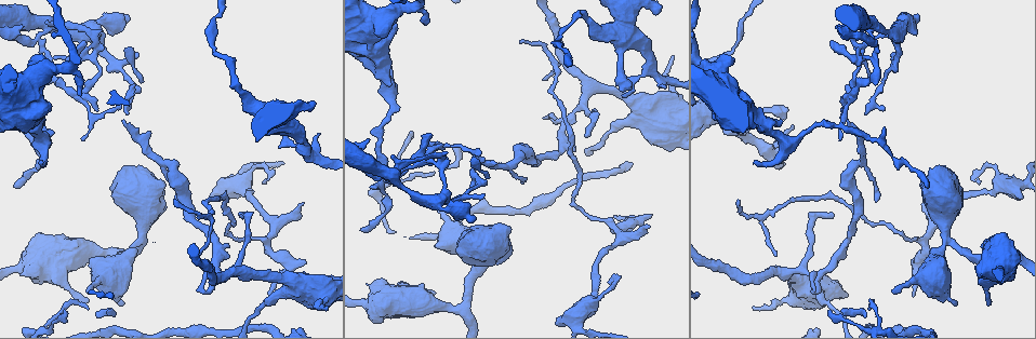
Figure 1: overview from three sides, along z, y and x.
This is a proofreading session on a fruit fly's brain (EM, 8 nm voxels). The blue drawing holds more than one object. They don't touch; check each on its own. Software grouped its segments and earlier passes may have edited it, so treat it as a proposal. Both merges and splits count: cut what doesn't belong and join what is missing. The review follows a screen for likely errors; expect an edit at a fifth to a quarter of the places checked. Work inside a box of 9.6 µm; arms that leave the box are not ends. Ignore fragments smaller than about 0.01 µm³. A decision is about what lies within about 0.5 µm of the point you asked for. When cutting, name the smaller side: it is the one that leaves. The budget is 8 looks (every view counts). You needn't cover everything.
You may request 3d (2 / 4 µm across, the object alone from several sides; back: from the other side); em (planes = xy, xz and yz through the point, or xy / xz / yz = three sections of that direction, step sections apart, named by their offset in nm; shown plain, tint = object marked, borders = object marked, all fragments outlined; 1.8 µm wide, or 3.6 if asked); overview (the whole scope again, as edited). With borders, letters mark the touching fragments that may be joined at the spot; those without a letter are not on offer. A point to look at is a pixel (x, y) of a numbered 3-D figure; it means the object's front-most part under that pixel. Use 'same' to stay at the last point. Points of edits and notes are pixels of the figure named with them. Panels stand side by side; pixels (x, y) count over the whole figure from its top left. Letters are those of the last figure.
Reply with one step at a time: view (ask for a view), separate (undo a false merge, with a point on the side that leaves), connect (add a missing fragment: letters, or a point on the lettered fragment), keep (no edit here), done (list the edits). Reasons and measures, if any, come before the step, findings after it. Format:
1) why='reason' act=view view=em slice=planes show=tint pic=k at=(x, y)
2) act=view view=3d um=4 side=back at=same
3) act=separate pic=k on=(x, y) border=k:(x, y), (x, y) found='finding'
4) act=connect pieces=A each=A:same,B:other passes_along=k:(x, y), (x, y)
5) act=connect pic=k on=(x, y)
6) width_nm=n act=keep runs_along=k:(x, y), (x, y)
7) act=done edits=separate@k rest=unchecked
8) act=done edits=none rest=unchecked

why='thick turns thin' act=view view=3d um=4 pic=1 at=(795, 280)

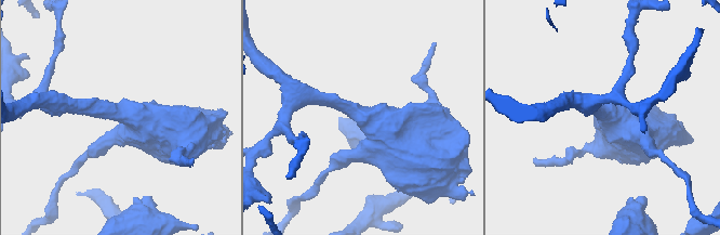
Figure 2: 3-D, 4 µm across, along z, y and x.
arm_widths_nm=240,650 why='shape alone is not enough' act=view view=em slice=yz step=4 show=tint pic=2 at=(351, 111)

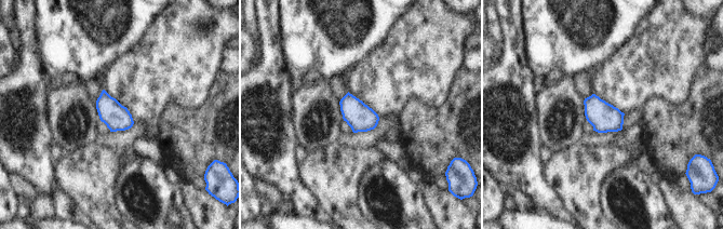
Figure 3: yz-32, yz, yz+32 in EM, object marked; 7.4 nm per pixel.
act=view view=em slice=planes show=borders at=same

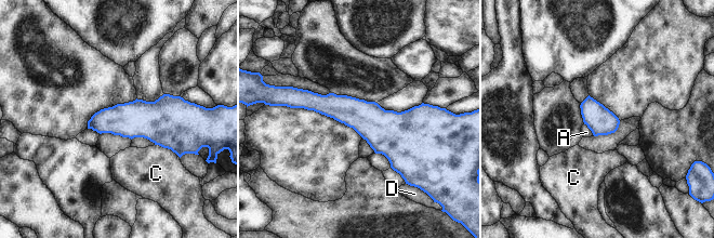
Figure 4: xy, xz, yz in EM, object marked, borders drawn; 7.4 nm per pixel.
act=keep each=A:other,C:other,D:other runs_along=4:(296, 102), (370, 120), (424, 113) found='continuous, no second cell'

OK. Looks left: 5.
why='branch stops here' act=view view=3d um=4 pic=1 at=(737, 201)

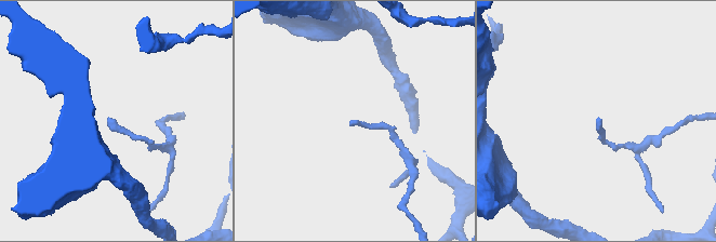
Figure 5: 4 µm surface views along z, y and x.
why='shape alone is not enough' act=view view=em slice=xz step=4 show=borders pic=5 at=(107, 118)

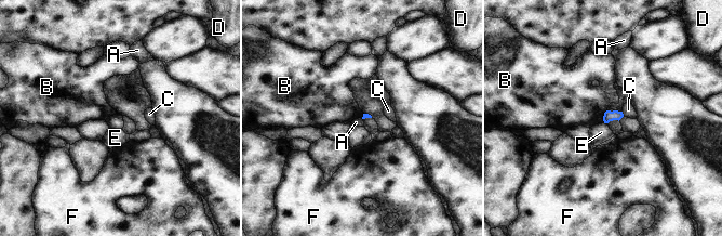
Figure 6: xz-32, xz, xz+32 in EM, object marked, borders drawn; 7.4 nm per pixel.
why='another direction' act=view view=em slice=planes show=borders at=same

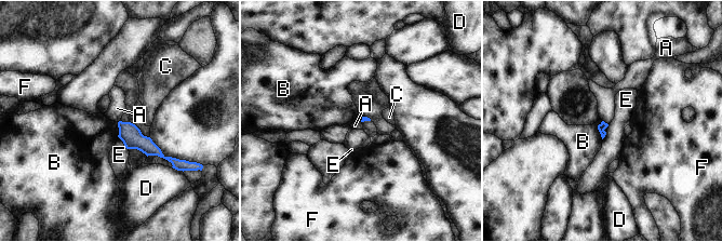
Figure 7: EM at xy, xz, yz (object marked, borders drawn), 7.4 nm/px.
longest_contact=B:140nm act=keep each=A:other,B:other,C:other,D:other,E:other,F:other found='none of them fits'

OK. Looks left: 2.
why='sudden change in width' act=view view=em um=3.6 slice=yz step=4 show=borders pic=1 at=(512, 165)

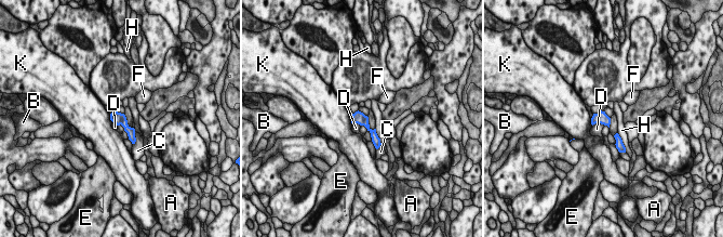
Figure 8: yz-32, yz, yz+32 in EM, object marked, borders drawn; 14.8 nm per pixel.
act=keep each=A:other,B:other,C:other,D:other,E:other,F:other,H:other,K:other runs_along=8:(355, 116), (373, 133), (377, 144) found='one cell here'

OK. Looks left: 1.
act=done edits=none rest=unchecked

